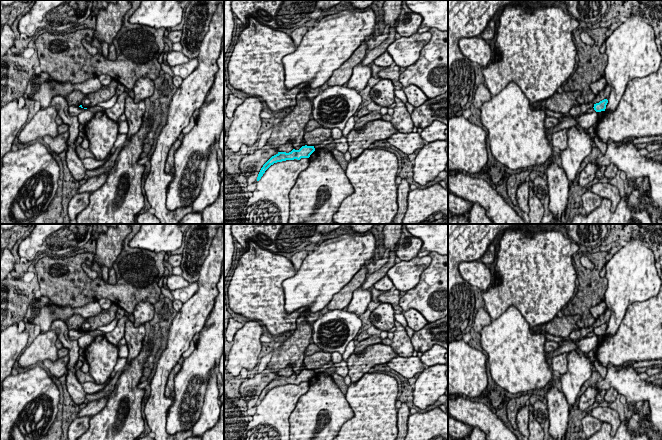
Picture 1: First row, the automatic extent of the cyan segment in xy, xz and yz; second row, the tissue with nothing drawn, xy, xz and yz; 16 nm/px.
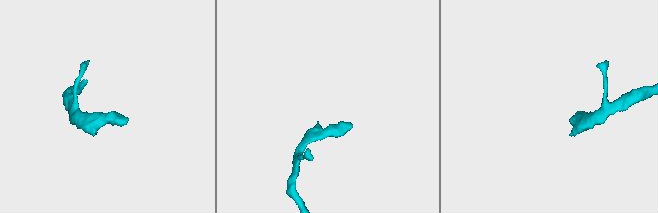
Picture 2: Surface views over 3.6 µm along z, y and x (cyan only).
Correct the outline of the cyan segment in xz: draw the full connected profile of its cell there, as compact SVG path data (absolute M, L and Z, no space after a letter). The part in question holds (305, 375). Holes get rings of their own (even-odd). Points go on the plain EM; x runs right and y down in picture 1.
M302 370L299 374L293 373L291 376L278 376L276 379L272 380L261 392L257 405L261 403L265 395L274 387L282 386L286 384L300 384L301 382L309 382L310 379L315 375L314 370Z

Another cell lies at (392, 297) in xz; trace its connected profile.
M394 290L394 291L386 291L386 292L382 292L379 297L378 300L381 303L389 303L393 306L394 310L399 310L401 312L403 312L403 309L400 306L400 291L398 290Z

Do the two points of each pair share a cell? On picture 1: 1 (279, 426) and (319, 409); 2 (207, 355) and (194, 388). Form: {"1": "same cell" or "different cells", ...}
{"1": "different cells", "2": "same cell"}

